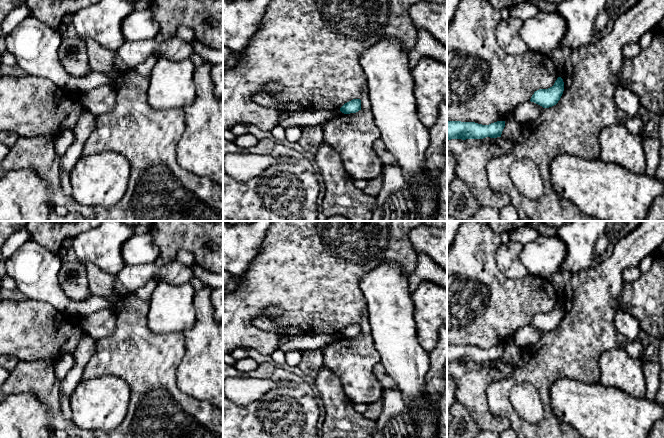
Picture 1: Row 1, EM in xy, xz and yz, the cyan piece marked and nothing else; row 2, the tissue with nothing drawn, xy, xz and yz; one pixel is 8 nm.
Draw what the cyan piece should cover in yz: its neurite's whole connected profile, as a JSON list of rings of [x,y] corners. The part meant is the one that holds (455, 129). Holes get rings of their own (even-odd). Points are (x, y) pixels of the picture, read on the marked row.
[[[447,121],[447,140],[451,139],[483,139],[501,137],[505,121],[497,121],[489,125],[475,122]]]

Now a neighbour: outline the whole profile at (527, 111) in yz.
[[[527,101],[525,103],[520,104],[516,110],[514,111],[513,118],[519,123],[523,124],[527,121],[535,120],[539,117],[542,112],[543,107],[531,102]]]

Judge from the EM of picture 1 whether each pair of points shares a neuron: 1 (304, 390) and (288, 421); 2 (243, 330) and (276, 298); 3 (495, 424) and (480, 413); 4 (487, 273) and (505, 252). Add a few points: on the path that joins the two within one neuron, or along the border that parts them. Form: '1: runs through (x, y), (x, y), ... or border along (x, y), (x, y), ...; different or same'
1: runs through (304, 398), (304, 405), (296, 413); same
2: runs through (242, 319), (265, 298); same
3: runs through (491, 423), (484, 417); same
4: border along (500, 243), (496, 255), (497, 267), (513, 279); different

